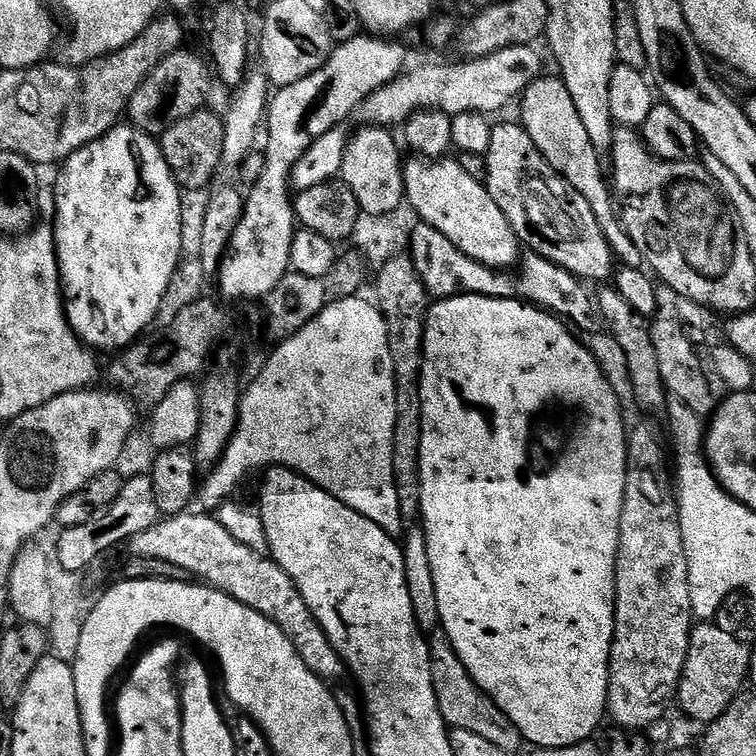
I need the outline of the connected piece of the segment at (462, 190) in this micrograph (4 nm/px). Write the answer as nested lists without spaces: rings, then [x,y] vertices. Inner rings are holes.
[[[409,159],[404,166],[404,195],[407,207],[412,207],[425,224],[434,226],[438,234],[446,234],[462,254],[491,268],[512,270],[522,259],[522,245],[514,234],[506,214],[498,210],[498,202],[490,198],[485,181],[470,178],[462,170],[459,159]]]

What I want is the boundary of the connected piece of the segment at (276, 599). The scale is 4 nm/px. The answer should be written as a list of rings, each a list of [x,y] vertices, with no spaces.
[[[189,510],[176,516],[165,516],[157,524],[150,526],[150,530],[134,534],[126,548],[133,552],[129,553],[137,561],[161,560],[172,568],[181,568],[192,575],[189,577],[270,618],[270,622],[274,622],[274,626],[278,626],[282,634],[290,638],[290,646],[298,650],[302,662],[306,662],[308,669],[319,680],[333,682],[340,675],[345,675],[344,660],[338,650],[330,646],[314,614],[310,614],[310,608],[306,606],[306,602],[302,602],[302,594],[298,594],[294,582],[271,558],[254,554],[250,546],[242,546],[242,542],[231,536],[222,522],[216,520],[215,515]]]

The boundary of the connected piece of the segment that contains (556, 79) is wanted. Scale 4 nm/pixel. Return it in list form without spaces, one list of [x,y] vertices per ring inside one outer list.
[[[541,75],[527,88],[518,101],[520,107],[519,123],[534,138],[534,146],[546,158],[559,176],[564,177],[569,188],[578,190],[586,202],[590,202],[590,210],[610,246],[613,257],[623,267],[643,269],[645,267],[642,254],[638,246],[624,233],[624,225],[620,222],[618,205],[614,194],[606,179],[606,170],[600,166],[601,153],[594,150],[594,142],[590,142],[590,134],[586,134],[586,126],[582,126],[582,118],[578,118],[578,106],[574,106],[574,98],[570,98],[570,90],[566,90],[563,80],[559,75]]]

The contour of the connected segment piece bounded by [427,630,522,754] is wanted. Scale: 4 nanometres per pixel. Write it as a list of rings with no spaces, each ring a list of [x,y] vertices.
[[[436,630],[427,637],[430,650],[430,678],[434,678],[434,694],[438,698],[438,710],[442,718],[448,723],[449,729],[470,730],[481,738],[487,738],[491,744],[497,745],[509,754],[516,754],[522,747],[520,731],[498,710],[498,706],[488,695],[480,689],[470,678],[466,666],[458,658],[450,638],[443,630]]]

